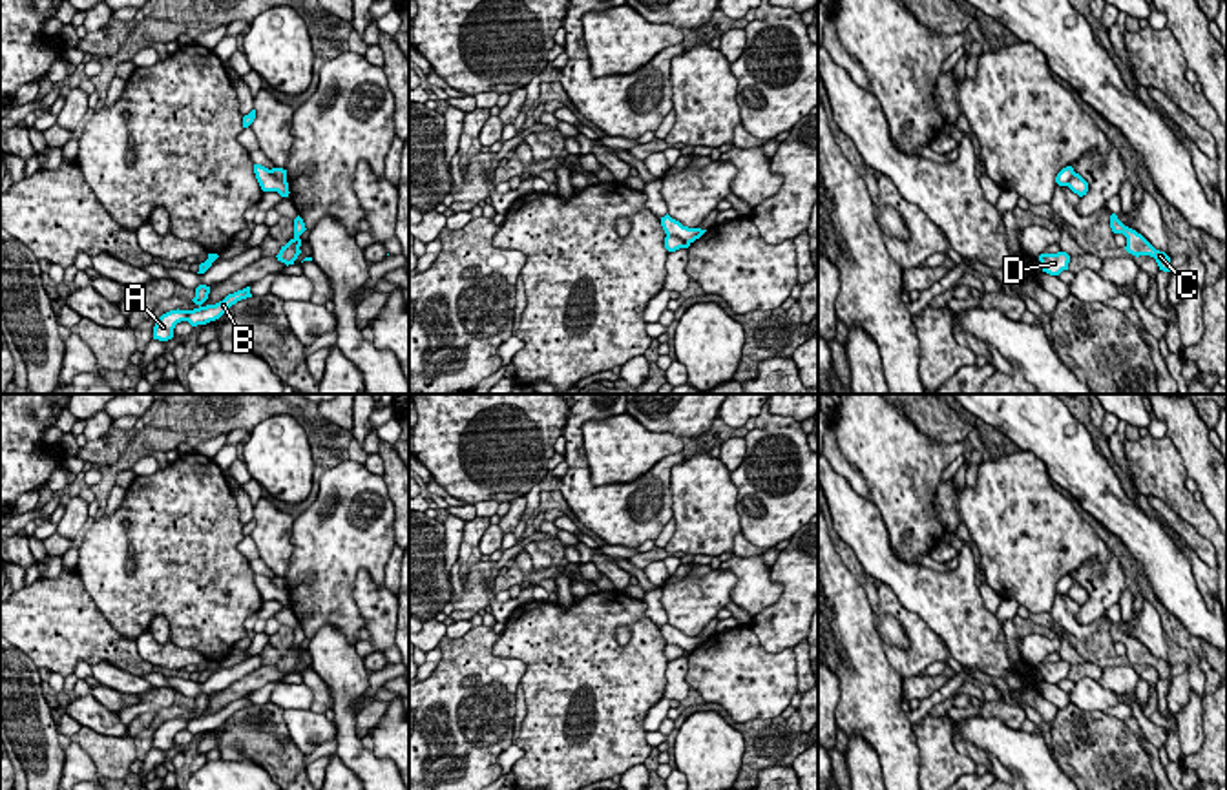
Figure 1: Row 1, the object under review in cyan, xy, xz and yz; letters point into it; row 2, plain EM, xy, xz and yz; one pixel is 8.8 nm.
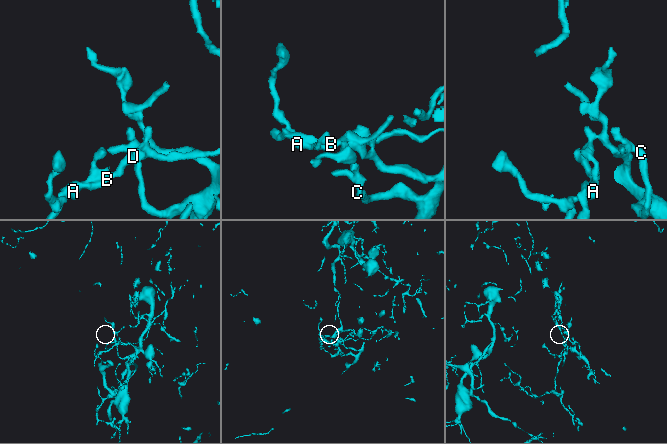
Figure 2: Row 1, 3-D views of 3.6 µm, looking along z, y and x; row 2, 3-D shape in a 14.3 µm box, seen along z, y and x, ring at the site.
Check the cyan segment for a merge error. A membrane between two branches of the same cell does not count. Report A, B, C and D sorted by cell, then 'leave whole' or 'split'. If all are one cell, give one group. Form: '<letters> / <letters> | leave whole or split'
A B D / C | split

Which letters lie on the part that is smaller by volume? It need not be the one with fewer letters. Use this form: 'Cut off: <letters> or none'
Cut off: C

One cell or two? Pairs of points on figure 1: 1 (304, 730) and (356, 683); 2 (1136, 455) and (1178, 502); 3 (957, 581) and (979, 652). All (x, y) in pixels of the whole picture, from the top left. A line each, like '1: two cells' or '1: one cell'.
1: two cells
2: one cell
3: one cell

